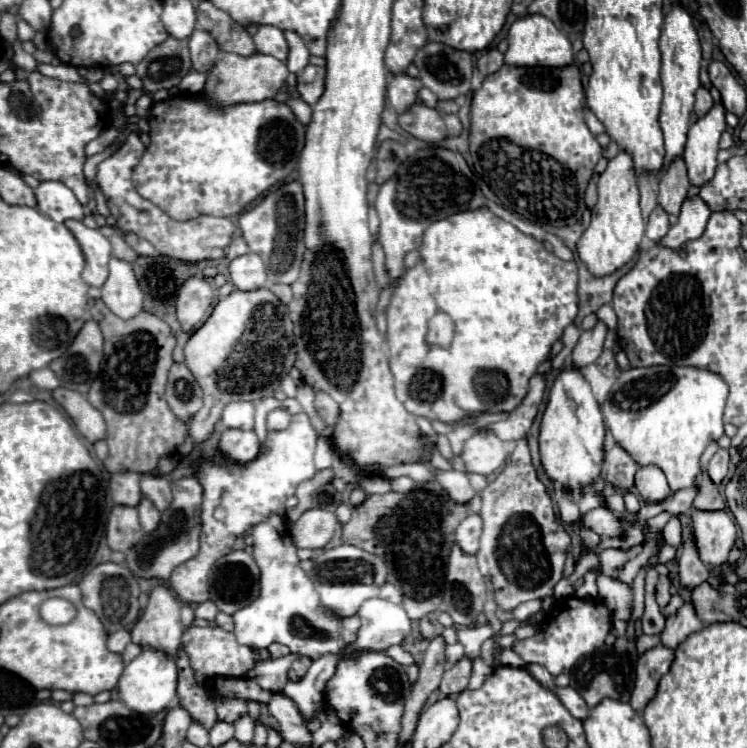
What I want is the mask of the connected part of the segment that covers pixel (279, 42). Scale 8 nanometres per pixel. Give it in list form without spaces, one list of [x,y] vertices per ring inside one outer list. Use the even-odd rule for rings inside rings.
[[[259,26],[253,40],[259,54],[269,54],[279,60],[287,60],[287,40],[283,32],[275,26]]]

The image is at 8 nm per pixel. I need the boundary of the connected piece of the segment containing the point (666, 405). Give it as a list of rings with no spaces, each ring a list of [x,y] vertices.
[[[651,366],[651,368],[631,368],[621,372],[613,384],[605,404],[605,424],[615,442],[625,448],[639,466],[655,464],[667,476],[667,482],[673,492],[681,488],[691,488],[701,472],[699,458],[709,442],[723,436],[723,410],[729,396],[727,382],[705,368],[695,366]]]

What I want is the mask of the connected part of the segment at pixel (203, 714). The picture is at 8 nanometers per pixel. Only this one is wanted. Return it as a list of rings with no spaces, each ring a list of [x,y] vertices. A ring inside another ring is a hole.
[[[179,648],[179,652],[177,652],[177,670],[179,670],[177,694],[179,694],[181,706],[185,706],[189,710],[189,714],[193,714],[193,720],[201,722],[209,730],[217,720],[215,700],[205,690],[205,686],[197,684],[193,668],[189,664],[189,656],[183,648]]]

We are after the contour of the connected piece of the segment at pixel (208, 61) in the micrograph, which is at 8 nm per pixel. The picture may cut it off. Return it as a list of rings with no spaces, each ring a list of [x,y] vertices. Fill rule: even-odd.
[[[195,30],[191,34],[189,50],[191,50],[193,70],[197,70],[197,72],[209,72],[217,60],[217,54],[219,54],[217,42],[205,30]]]

